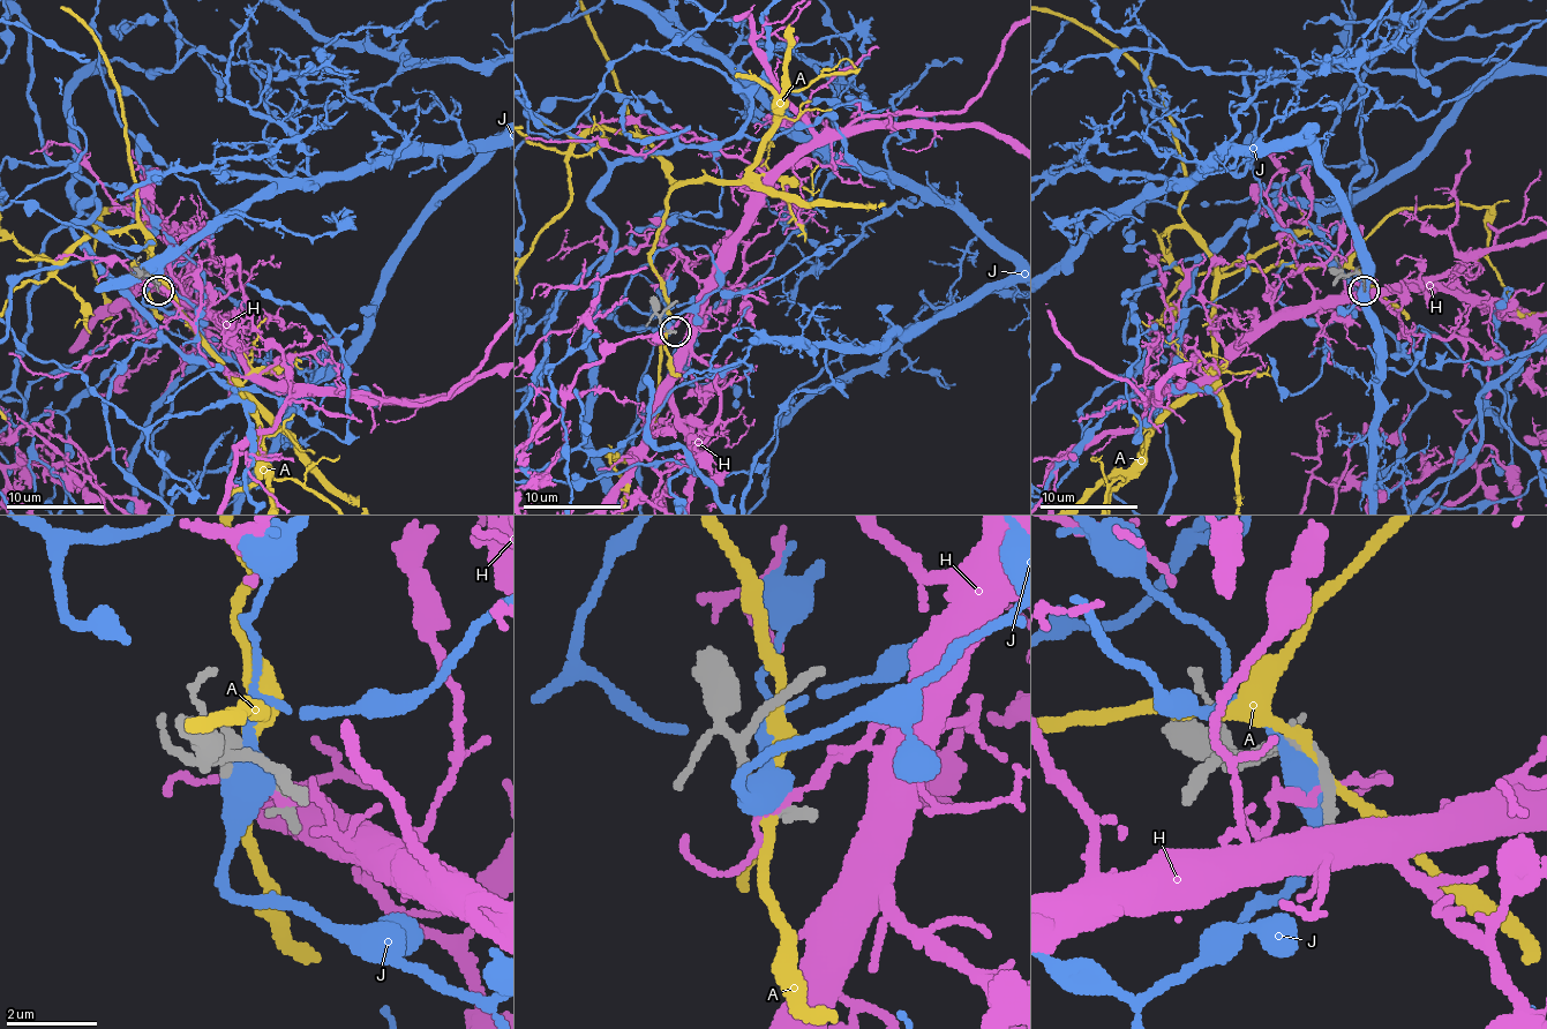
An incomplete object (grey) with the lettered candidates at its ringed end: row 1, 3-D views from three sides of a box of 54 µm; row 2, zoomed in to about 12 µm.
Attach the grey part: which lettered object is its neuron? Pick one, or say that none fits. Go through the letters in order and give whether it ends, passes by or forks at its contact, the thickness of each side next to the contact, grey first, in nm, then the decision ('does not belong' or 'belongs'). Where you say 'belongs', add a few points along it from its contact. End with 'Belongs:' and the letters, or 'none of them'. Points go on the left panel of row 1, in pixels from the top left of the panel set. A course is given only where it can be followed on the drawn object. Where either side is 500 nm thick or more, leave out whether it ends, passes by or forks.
A: it passes by; calibres 280 and 240 nm; does not belong
H: it passes by; calibres 260 and 120 nm; does not belong
J: calibres 280 and 550 nm; does not belong
Belongs: none of them

